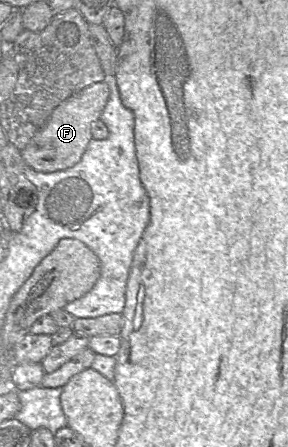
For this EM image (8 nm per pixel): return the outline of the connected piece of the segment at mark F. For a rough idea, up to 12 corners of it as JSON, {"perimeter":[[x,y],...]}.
{"perimeter":[[102,81],[61,102],[20,151],[43,173],[77,164],[109,94]]}

